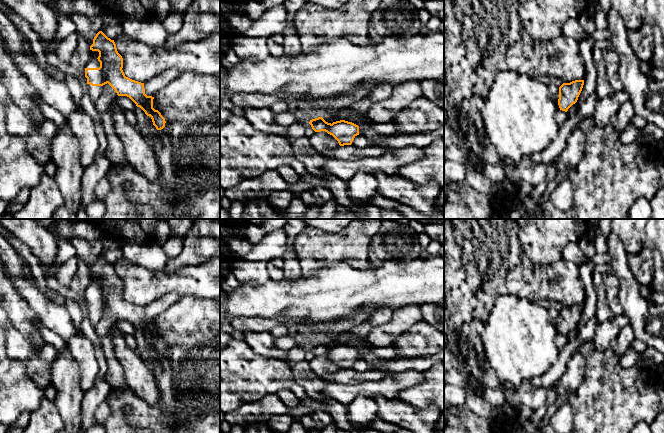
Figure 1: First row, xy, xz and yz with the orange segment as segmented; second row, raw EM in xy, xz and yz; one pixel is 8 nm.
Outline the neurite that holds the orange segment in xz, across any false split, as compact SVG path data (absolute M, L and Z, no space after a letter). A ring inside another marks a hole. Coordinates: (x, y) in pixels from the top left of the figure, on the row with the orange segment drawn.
M322 117L310 120L309 124L315 132L325 131L332 135L340 146L351 145L354 138L359 135L359 126L345 120L331 123Z

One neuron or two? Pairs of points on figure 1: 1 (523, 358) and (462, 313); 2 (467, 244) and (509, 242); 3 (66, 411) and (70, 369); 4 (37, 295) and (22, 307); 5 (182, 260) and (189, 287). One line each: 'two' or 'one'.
1: two
2: one
3: one
4: two
5: two

